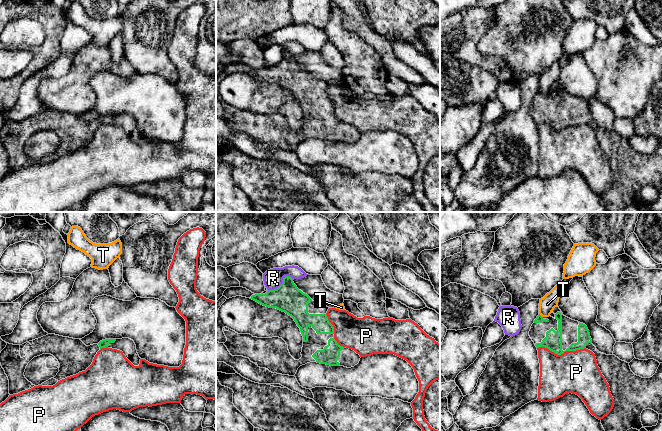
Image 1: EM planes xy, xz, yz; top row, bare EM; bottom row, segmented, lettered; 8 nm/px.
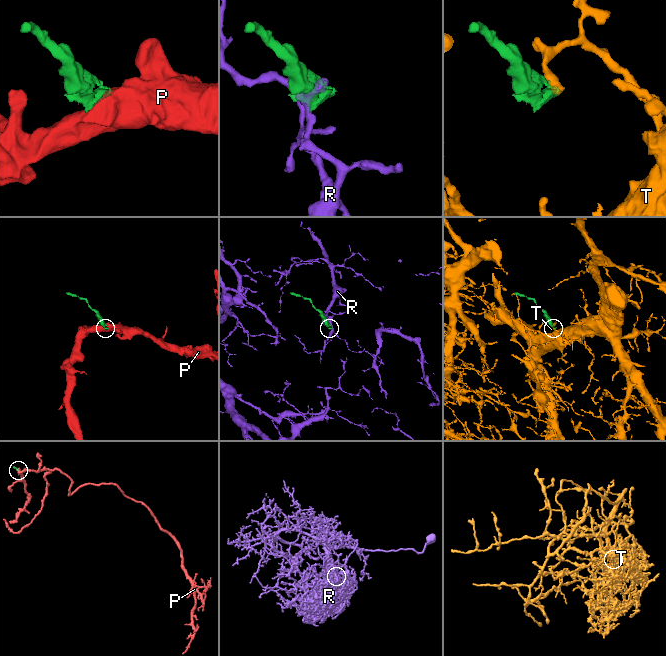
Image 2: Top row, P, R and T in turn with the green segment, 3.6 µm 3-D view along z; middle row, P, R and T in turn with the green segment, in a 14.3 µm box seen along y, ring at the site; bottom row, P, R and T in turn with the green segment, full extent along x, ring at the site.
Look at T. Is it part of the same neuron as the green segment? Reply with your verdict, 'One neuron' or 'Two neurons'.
Two neurons

